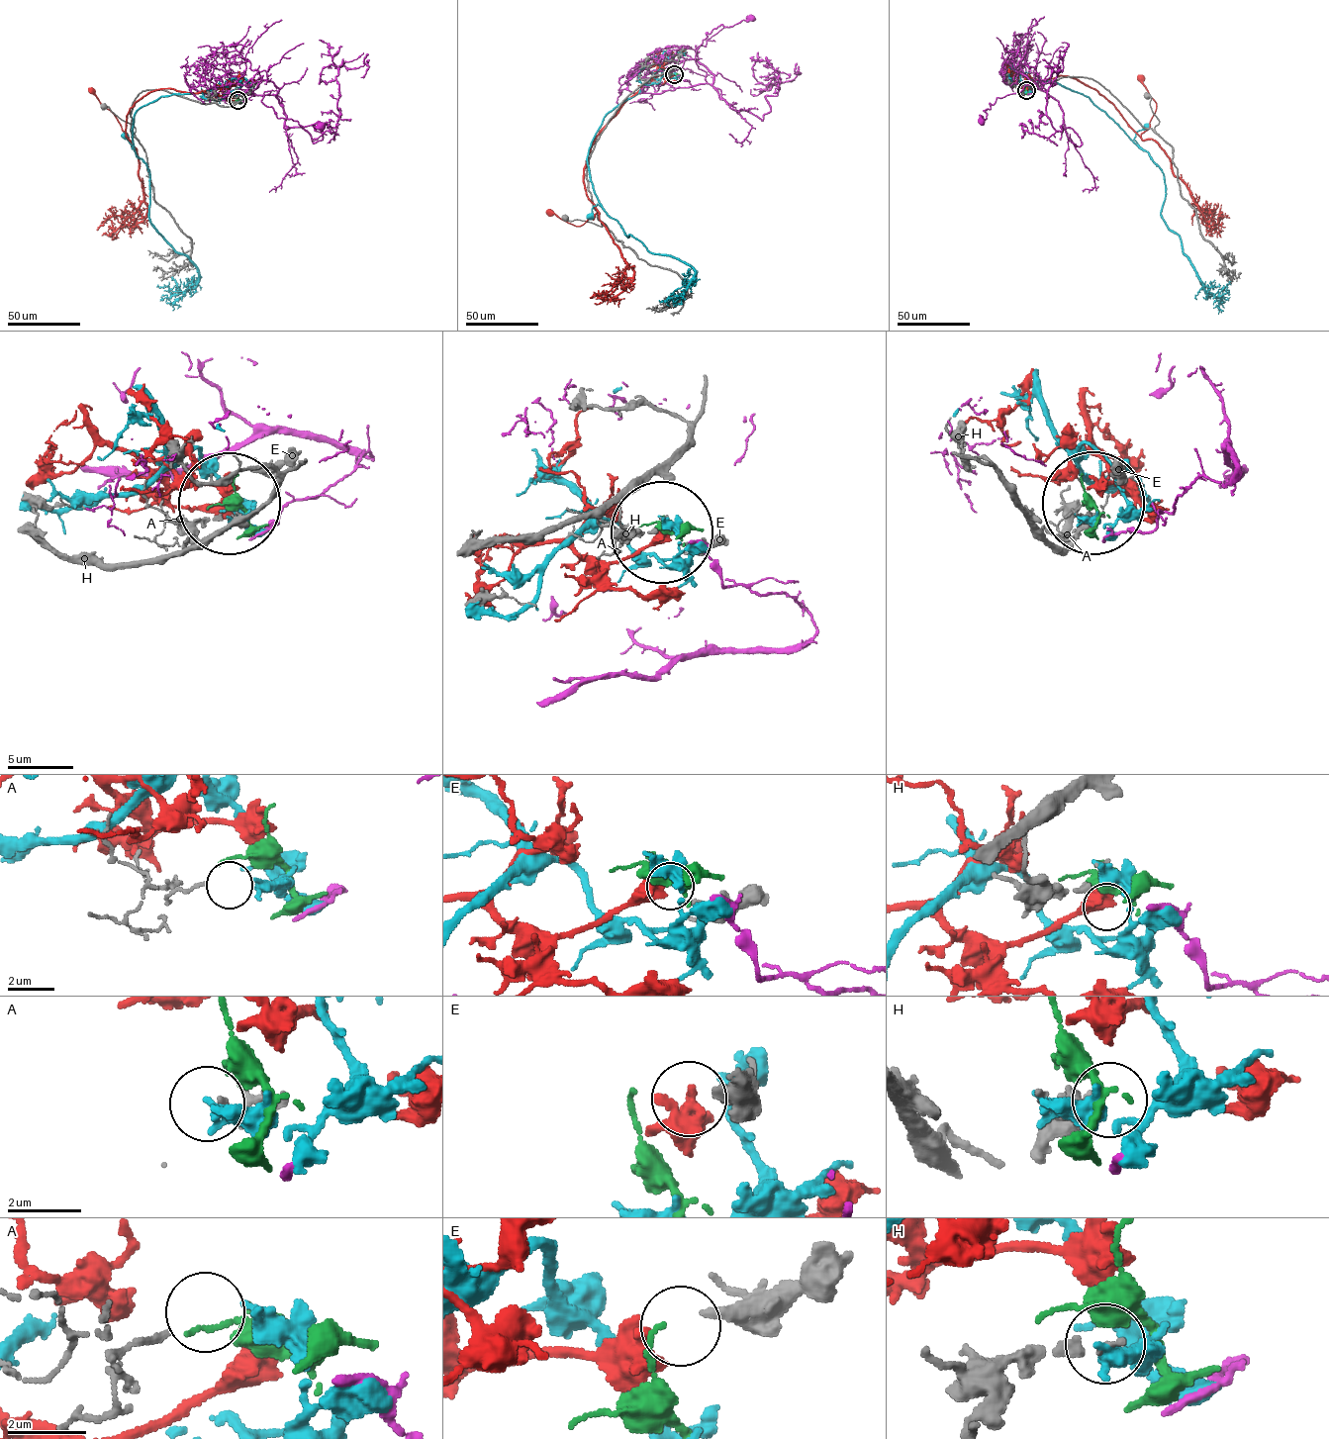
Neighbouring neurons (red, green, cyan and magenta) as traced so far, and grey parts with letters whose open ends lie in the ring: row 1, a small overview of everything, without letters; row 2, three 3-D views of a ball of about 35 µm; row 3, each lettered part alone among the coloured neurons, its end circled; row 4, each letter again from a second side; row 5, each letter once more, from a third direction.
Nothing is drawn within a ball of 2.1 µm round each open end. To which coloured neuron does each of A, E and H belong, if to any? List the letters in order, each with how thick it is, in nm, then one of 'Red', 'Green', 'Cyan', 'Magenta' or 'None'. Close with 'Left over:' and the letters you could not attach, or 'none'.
A: Thickness 140 nm. None
E: Thickness 300 nm. Red
H: Thickness 200 nm. None
Left over: A, H

